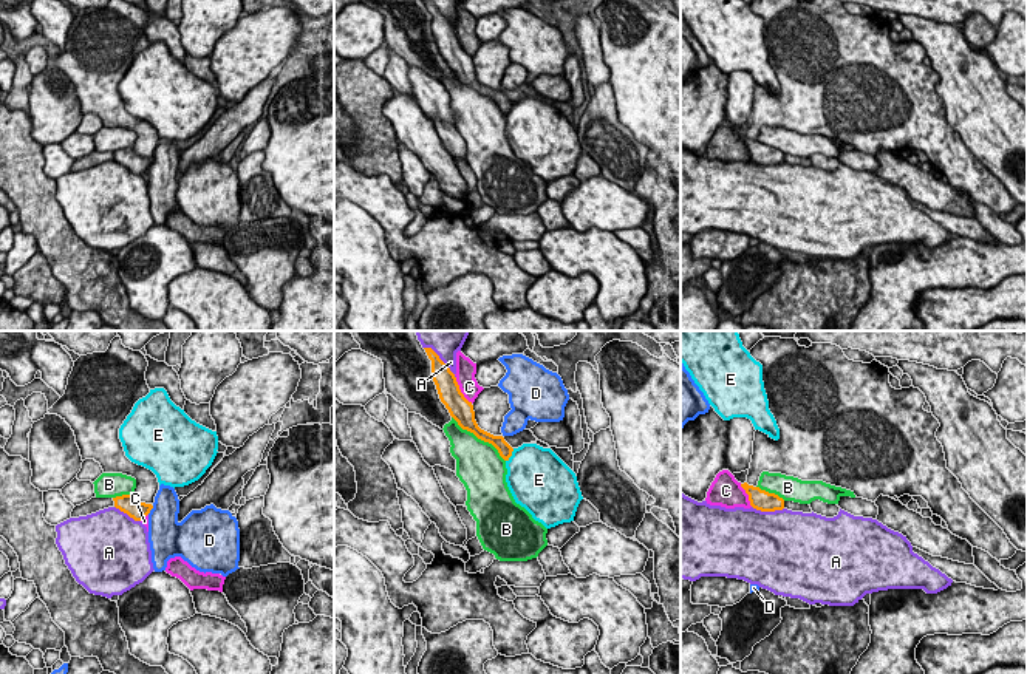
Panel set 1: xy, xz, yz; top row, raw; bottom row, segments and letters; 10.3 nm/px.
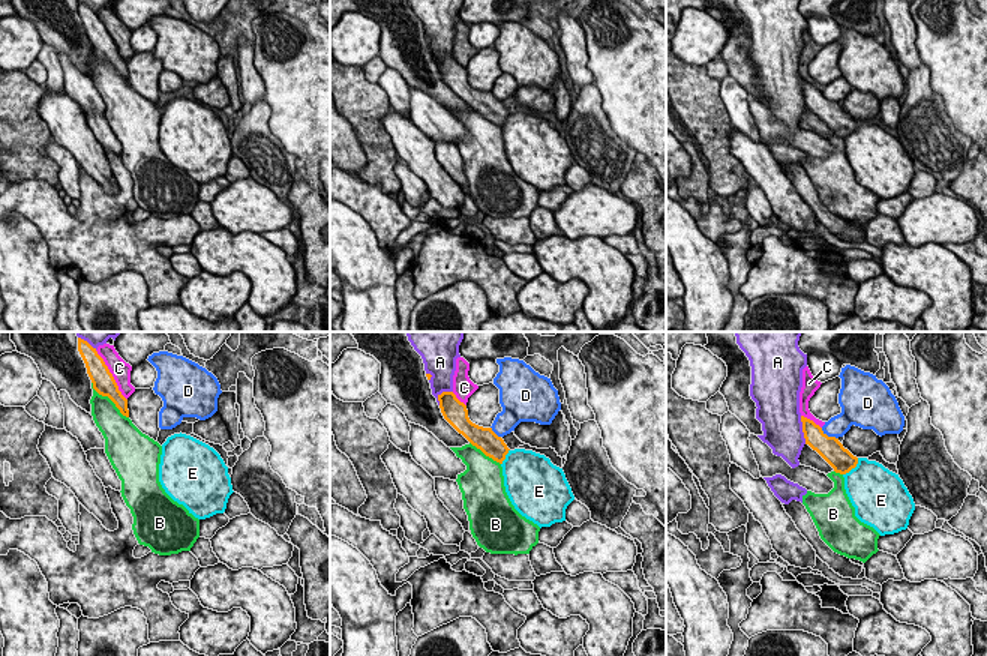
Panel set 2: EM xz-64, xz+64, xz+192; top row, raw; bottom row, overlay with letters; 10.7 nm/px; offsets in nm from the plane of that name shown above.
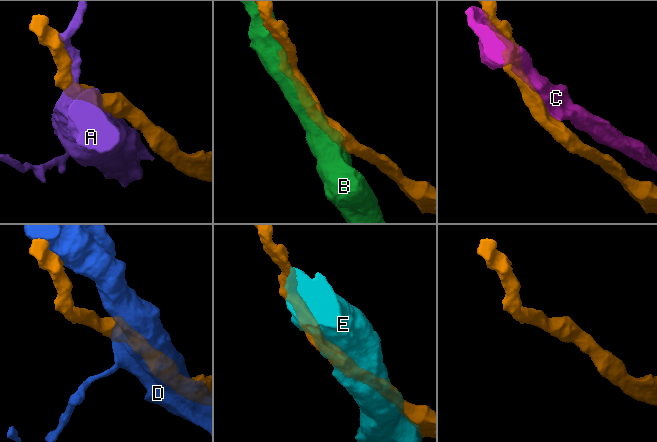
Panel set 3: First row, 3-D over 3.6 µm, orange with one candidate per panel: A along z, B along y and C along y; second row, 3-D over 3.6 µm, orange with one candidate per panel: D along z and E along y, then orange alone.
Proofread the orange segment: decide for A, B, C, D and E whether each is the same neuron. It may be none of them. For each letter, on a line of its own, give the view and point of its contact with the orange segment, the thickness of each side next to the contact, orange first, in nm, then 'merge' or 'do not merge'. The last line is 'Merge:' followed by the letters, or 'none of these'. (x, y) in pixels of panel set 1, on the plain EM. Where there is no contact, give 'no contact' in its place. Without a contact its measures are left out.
A: meets orange in xz at (441, 14); 220 nm thick on the orange side, 180 nm on the other; do not merge
B: meets orange in xz at (480, 91); 190 nm thick on the orange side, 440 nm on the other; do not merge
C: meets orange in xz at (460, 45); 240 nm thick on the orange side, 220 nm on the other; do not merge
D: meets orange in xy at (150, 163); 200 nm thick on the orange side, 320 nm on the other; do not merge
E: meets orange in xz at (511, 108); 140 nm thick on the orange side, 480 nm on the other; do not merge
Merge: none of these

